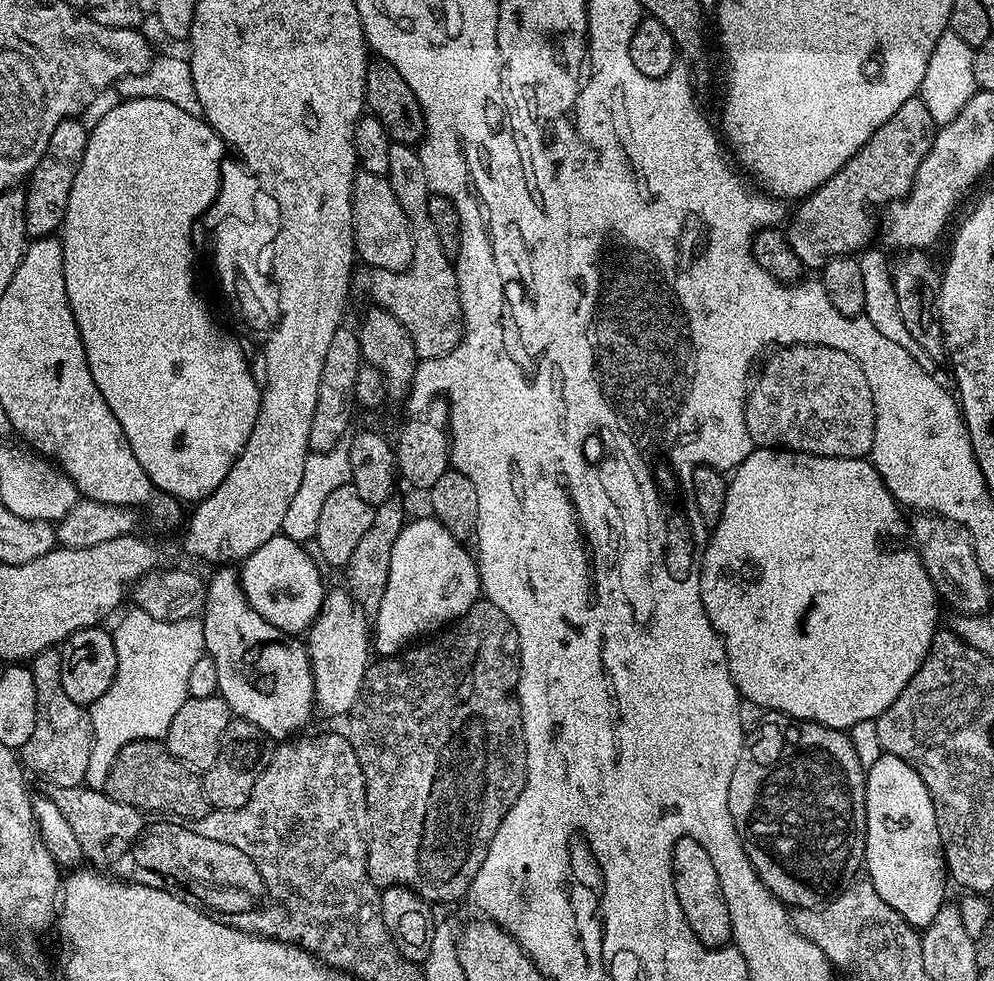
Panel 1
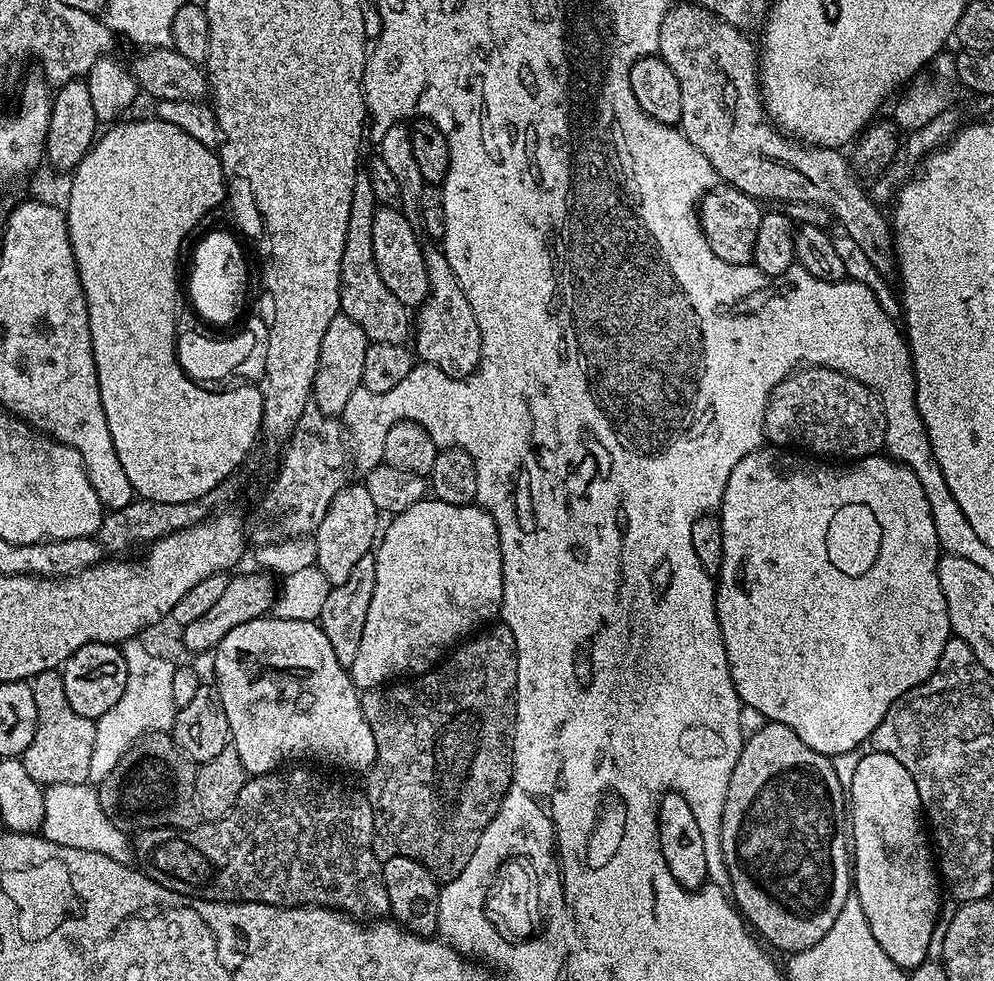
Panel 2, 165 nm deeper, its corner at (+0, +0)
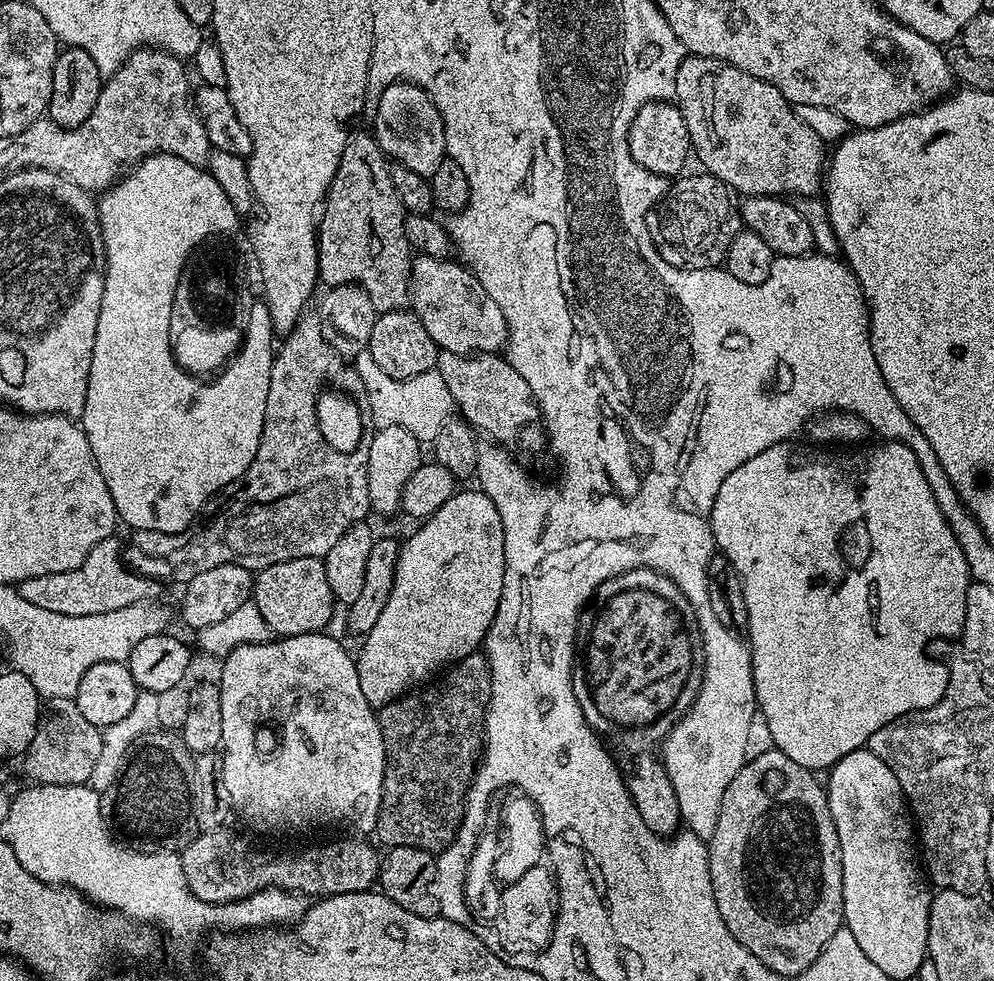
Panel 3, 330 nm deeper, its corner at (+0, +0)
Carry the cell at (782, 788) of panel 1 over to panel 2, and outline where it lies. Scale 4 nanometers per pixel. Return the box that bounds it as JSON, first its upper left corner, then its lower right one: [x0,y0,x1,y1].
[722,722,854,954]

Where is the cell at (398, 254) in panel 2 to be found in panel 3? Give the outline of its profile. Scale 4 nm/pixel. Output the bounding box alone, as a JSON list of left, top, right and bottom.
[410,255,508,356]

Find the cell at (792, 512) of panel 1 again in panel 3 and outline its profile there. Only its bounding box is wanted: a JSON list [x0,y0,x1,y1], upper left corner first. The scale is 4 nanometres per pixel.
[712,440,970,769]

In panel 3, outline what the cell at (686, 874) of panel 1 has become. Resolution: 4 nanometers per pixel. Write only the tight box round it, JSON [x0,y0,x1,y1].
[572,568,704,838]

